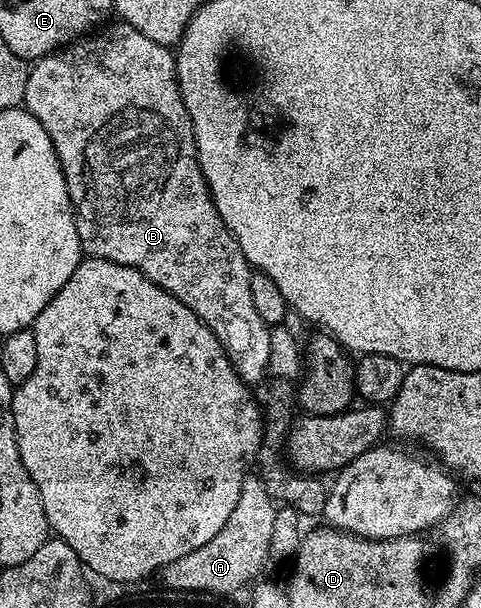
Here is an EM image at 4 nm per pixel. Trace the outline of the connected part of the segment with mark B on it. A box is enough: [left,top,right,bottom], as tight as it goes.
[24,20,270,384]

